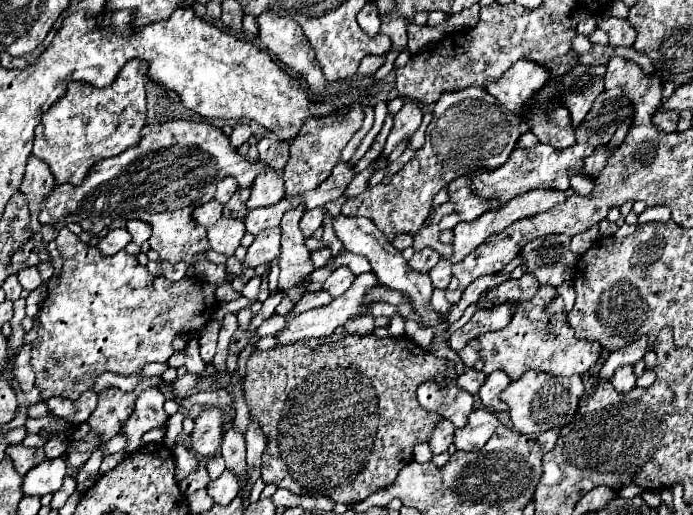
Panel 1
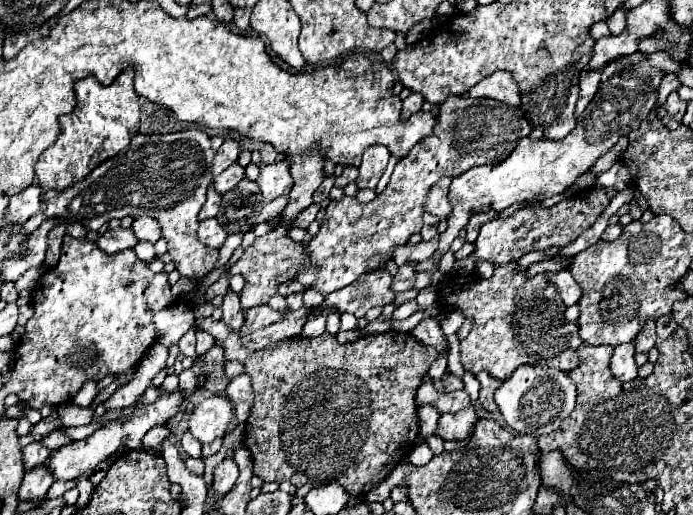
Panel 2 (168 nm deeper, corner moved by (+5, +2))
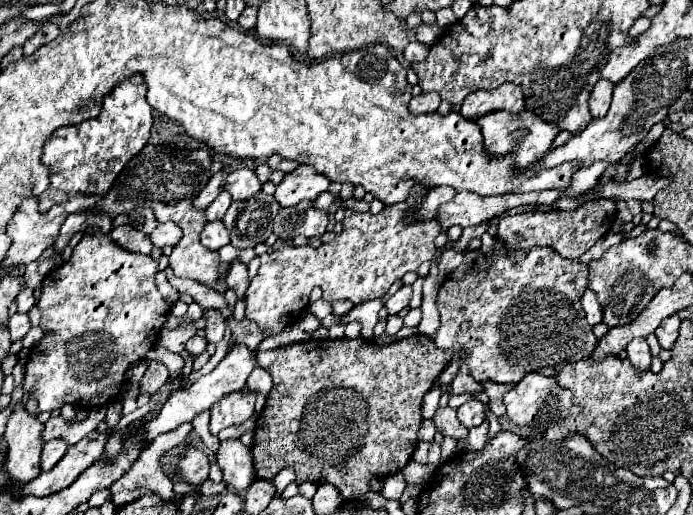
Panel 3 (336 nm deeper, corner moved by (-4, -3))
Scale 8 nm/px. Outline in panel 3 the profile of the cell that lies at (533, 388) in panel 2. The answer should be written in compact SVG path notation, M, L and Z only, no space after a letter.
M529 373L515 387L511 387L505 393L503 403L507 407L507 417L515 425L519 425L519 427L527 425L527 427L531 427L533 431L537 431L541 435L541 433L545 433L547 427L559 423L561 419L565 419L569 415L571 391L559 387L555 377L545 377L545 375L539 375L539 373Z

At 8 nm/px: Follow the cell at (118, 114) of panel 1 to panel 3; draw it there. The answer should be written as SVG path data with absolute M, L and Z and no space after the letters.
M131 75L119 83L103 101L101 113L79 125L57 129L43 147L43 165L49 167L49 189L39 197L39 211L49 211L57 203L65 203L77 193L105 195L121 169L149 141L153 125L151 105L145 99L147 85L143 75Z

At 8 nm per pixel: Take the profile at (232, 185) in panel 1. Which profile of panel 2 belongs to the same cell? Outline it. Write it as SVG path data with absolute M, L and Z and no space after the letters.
M236 162L236 164L228 166L222 174L218 174L218 176L214 178L214 190L218 190L218 194L226 194L226 192L232 190L242 178L244 178L244 168Z

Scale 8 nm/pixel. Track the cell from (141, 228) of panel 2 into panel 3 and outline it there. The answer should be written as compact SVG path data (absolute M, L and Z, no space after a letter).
M161 223L149 237L155 247L165 247L165 245L175 247L179 243L181 235L183 235L183 231L179 231L177 223Z

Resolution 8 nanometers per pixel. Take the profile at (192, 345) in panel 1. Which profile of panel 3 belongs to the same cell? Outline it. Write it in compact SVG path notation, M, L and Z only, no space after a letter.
M193 335L193 337L187 341L185 349L187 349L191 355L199 355L199 353L203 353L203 351L207 349L207 339L205 339L205 337L199 337L199 335Z

